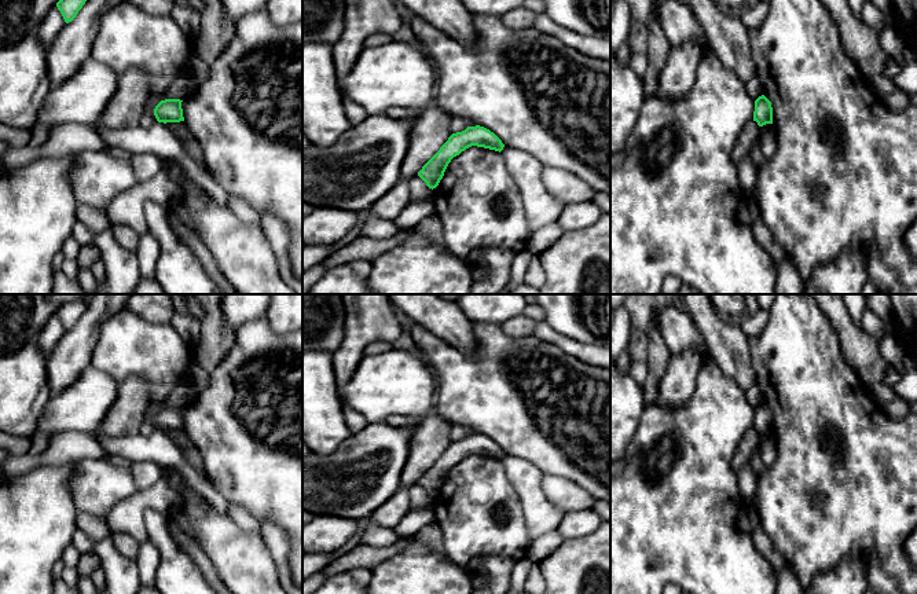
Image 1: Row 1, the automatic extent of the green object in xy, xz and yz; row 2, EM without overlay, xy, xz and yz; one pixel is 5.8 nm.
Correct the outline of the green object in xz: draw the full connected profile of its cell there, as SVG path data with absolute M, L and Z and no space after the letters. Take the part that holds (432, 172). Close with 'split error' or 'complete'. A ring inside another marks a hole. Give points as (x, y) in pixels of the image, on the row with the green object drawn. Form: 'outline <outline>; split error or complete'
outline M480 125L467 126L462 132L452 133L440 150L422 166L418 176L429 188L436 188L451 160L472 146L499 153L505 147L502 140L489 129Z; complete

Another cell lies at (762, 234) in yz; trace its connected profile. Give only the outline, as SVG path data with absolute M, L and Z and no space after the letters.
M758 216L752 224L755 241L770 254L775 265L778 265L785 253L782 246L773 238L770 230L766 227L763 219Z

